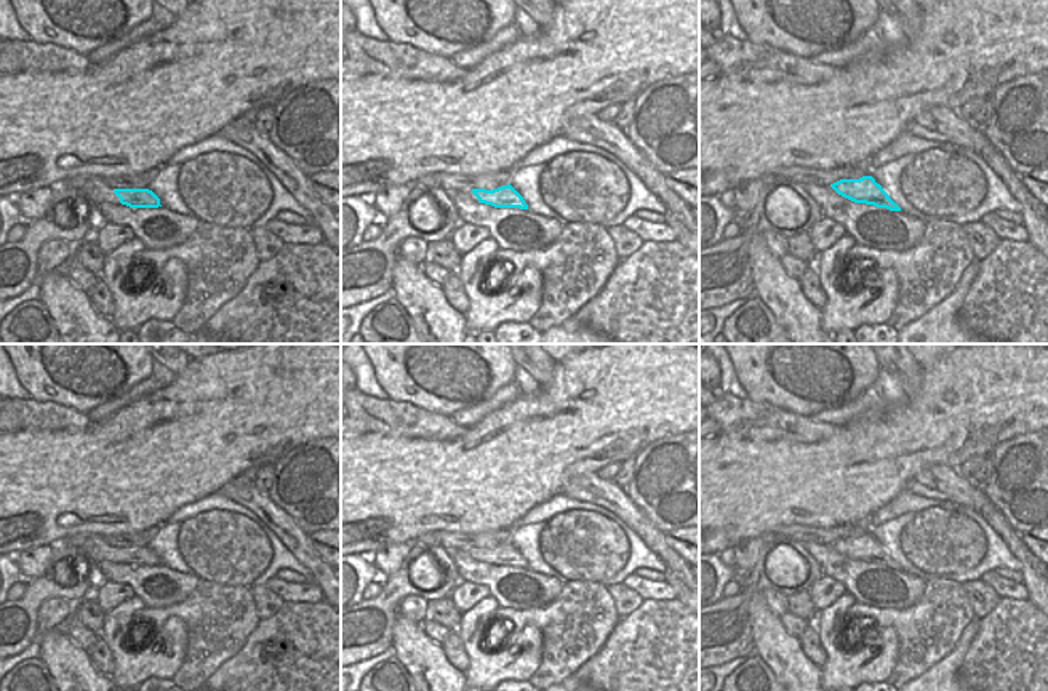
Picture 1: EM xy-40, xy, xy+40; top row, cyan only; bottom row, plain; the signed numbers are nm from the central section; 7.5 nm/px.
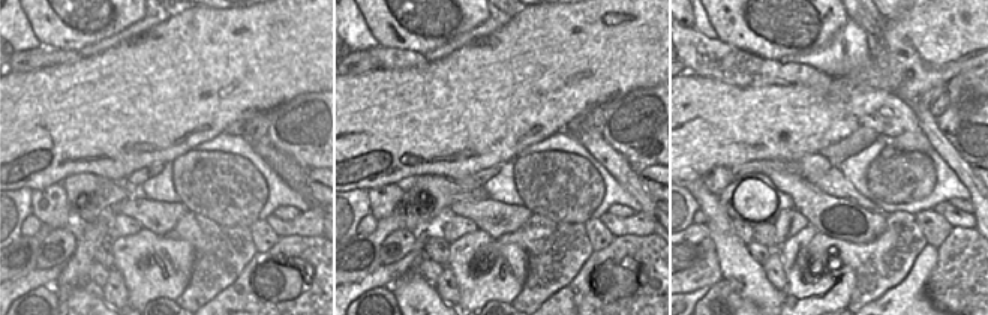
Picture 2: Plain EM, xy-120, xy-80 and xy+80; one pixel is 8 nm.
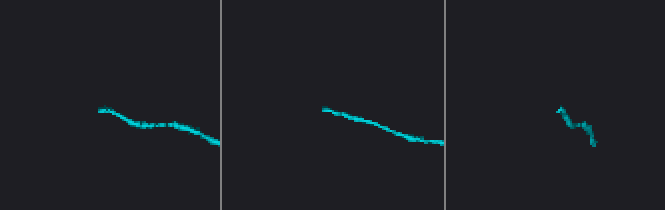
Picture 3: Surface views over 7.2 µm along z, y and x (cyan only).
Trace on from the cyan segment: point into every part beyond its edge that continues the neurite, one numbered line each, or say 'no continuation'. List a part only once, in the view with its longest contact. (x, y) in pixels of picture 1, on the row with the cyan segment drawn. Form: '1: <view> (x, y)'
1: xy-40 (96, 194).

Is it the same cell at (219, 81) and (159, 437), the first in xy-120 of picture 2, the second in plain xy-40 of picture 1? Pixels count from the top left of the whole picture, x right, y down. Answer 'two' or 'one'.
one

